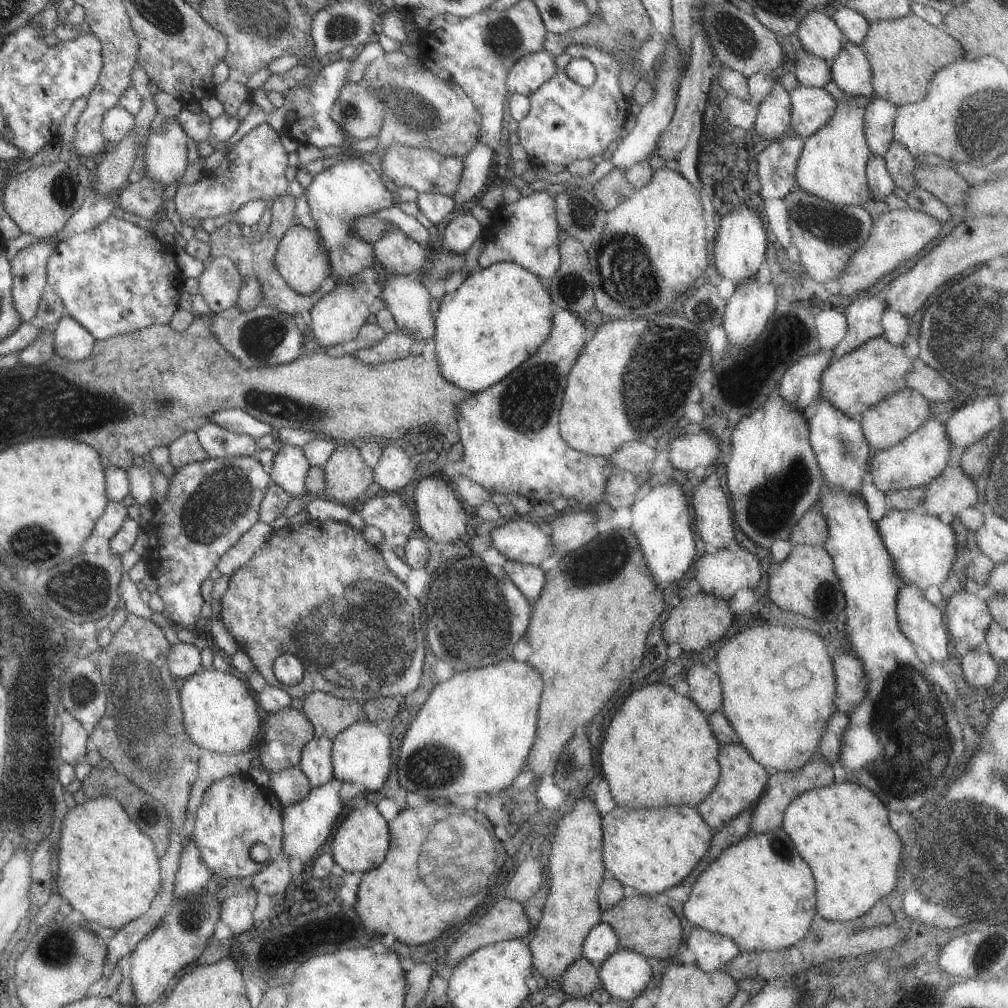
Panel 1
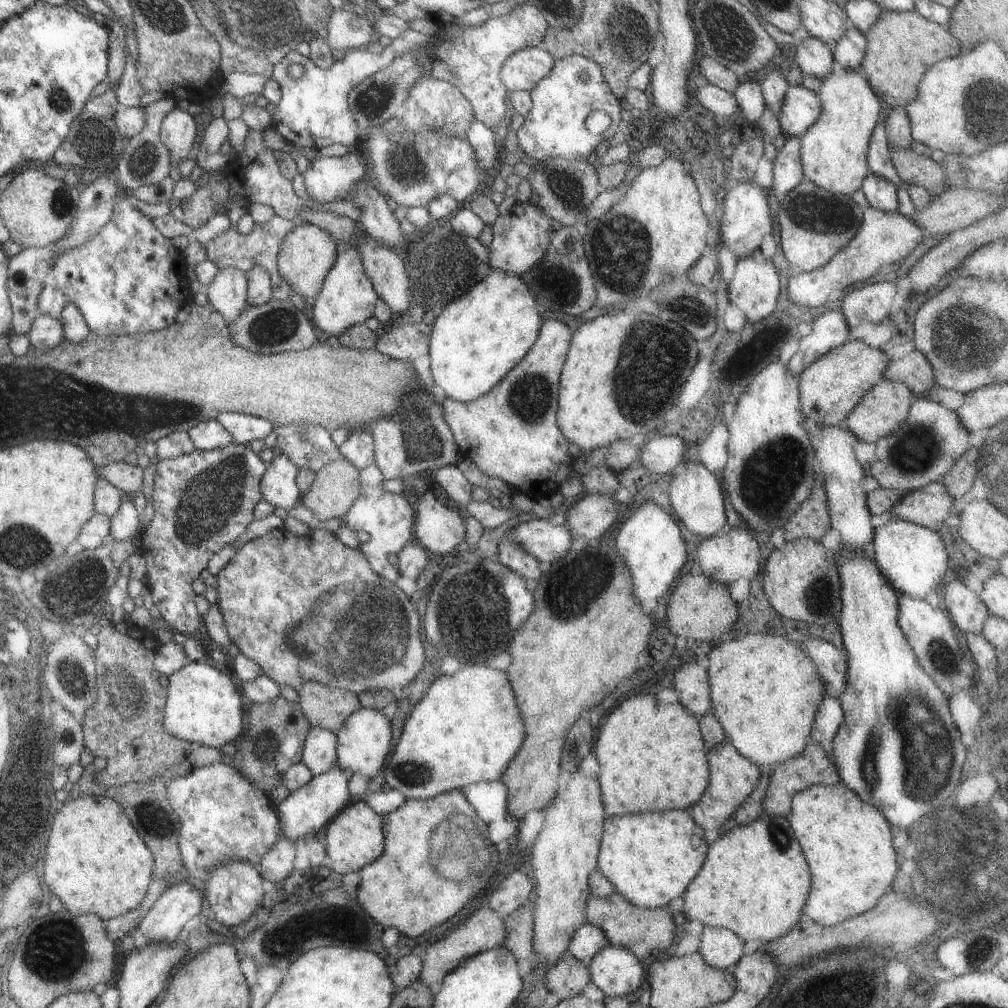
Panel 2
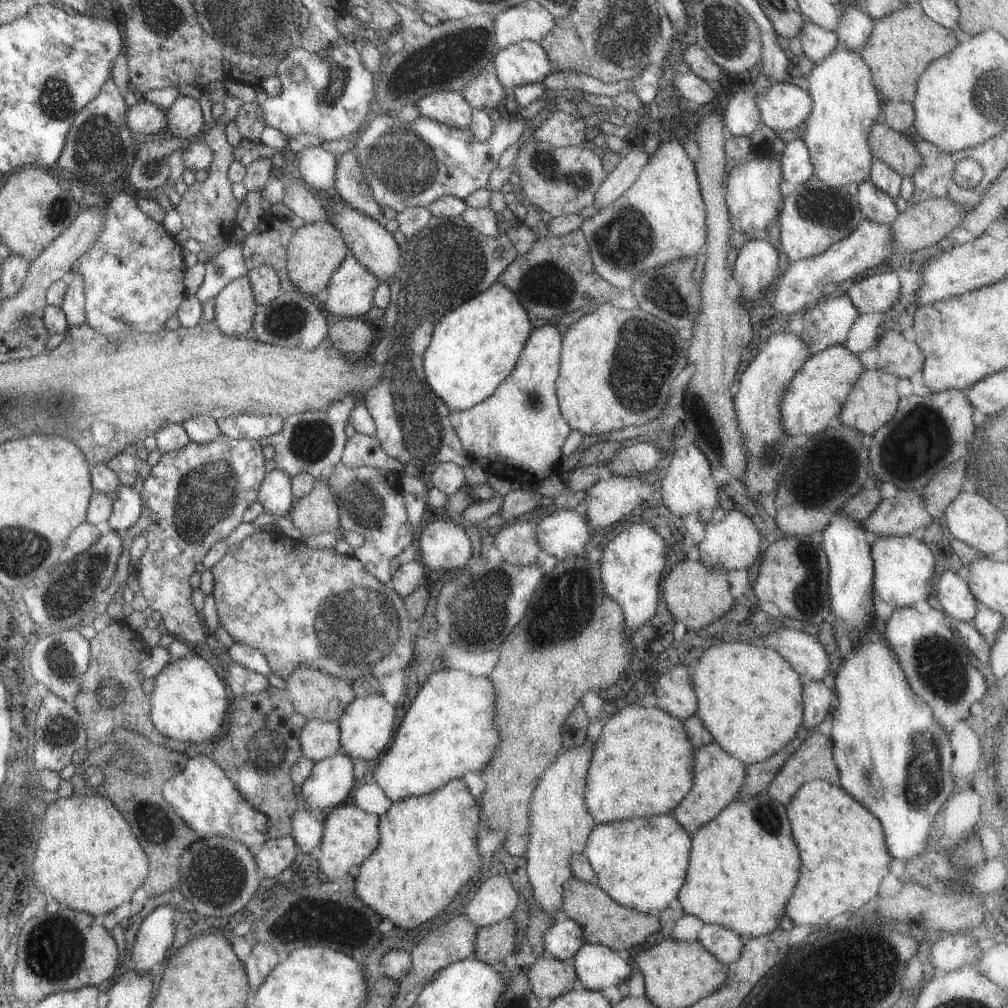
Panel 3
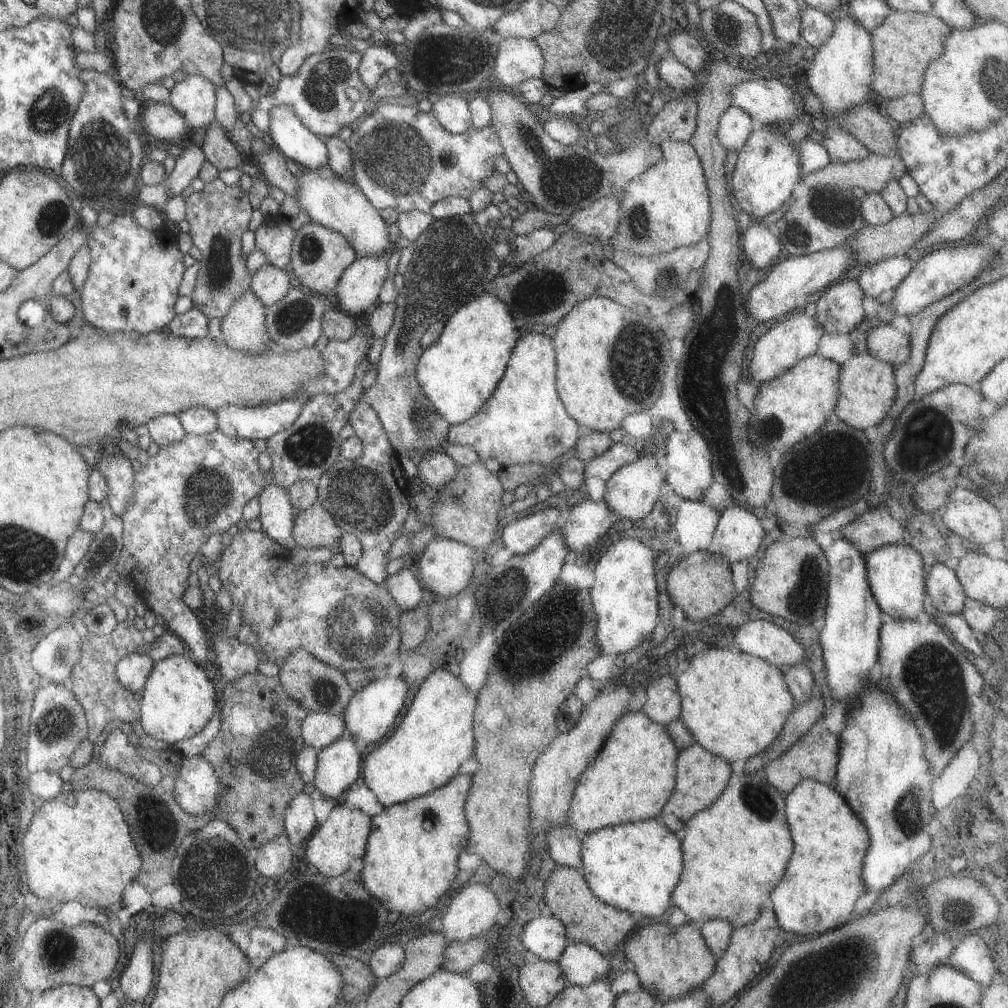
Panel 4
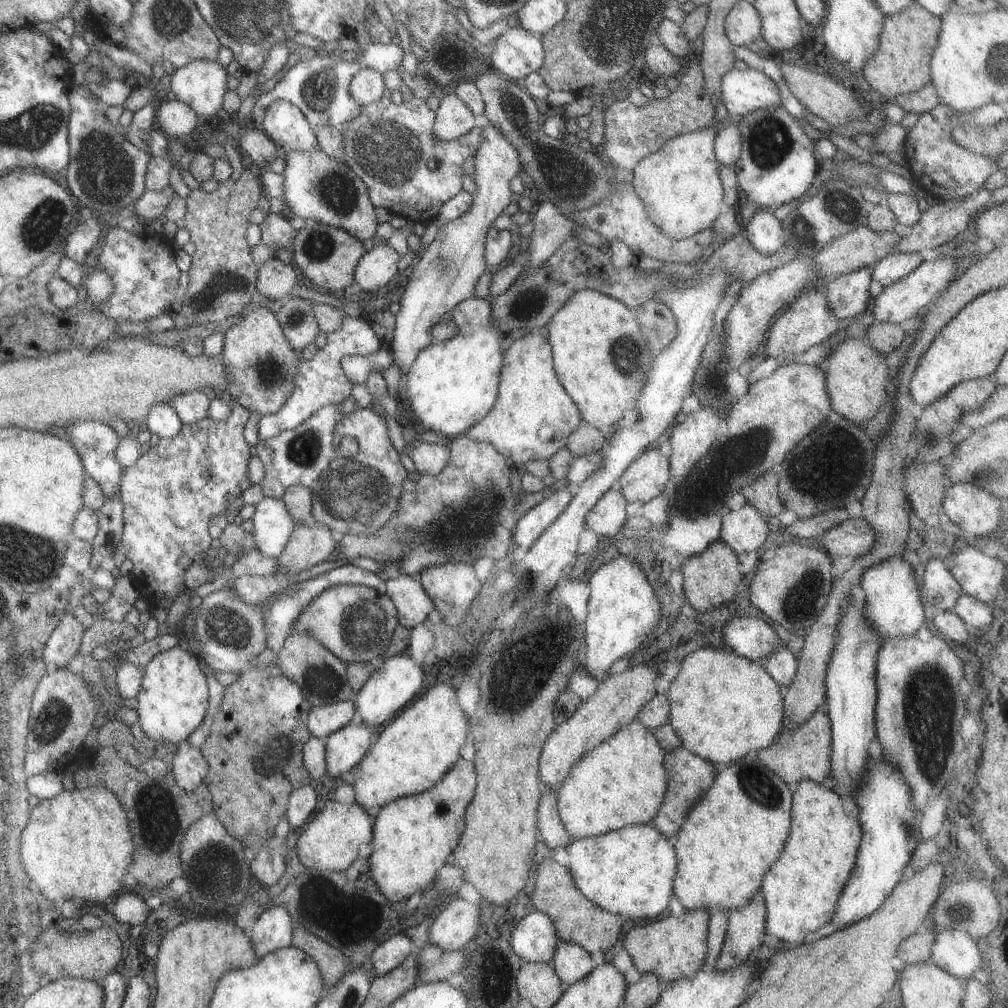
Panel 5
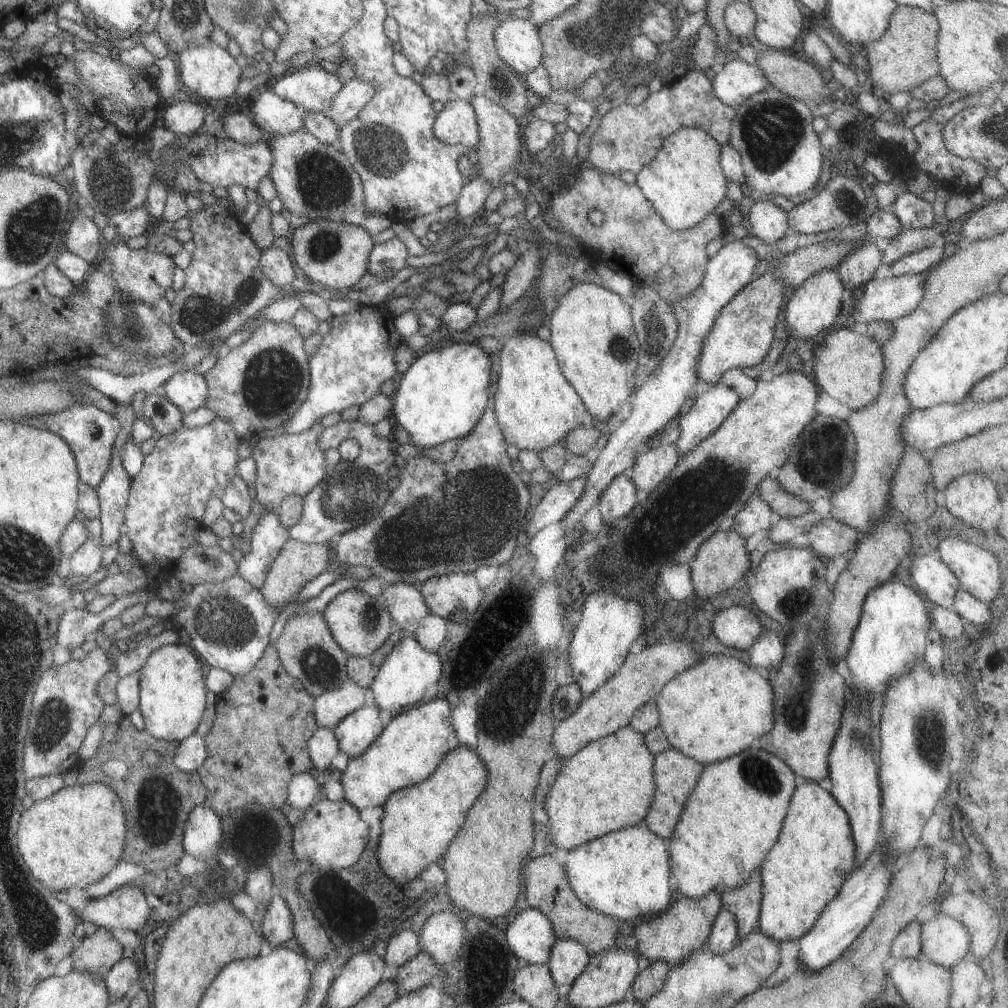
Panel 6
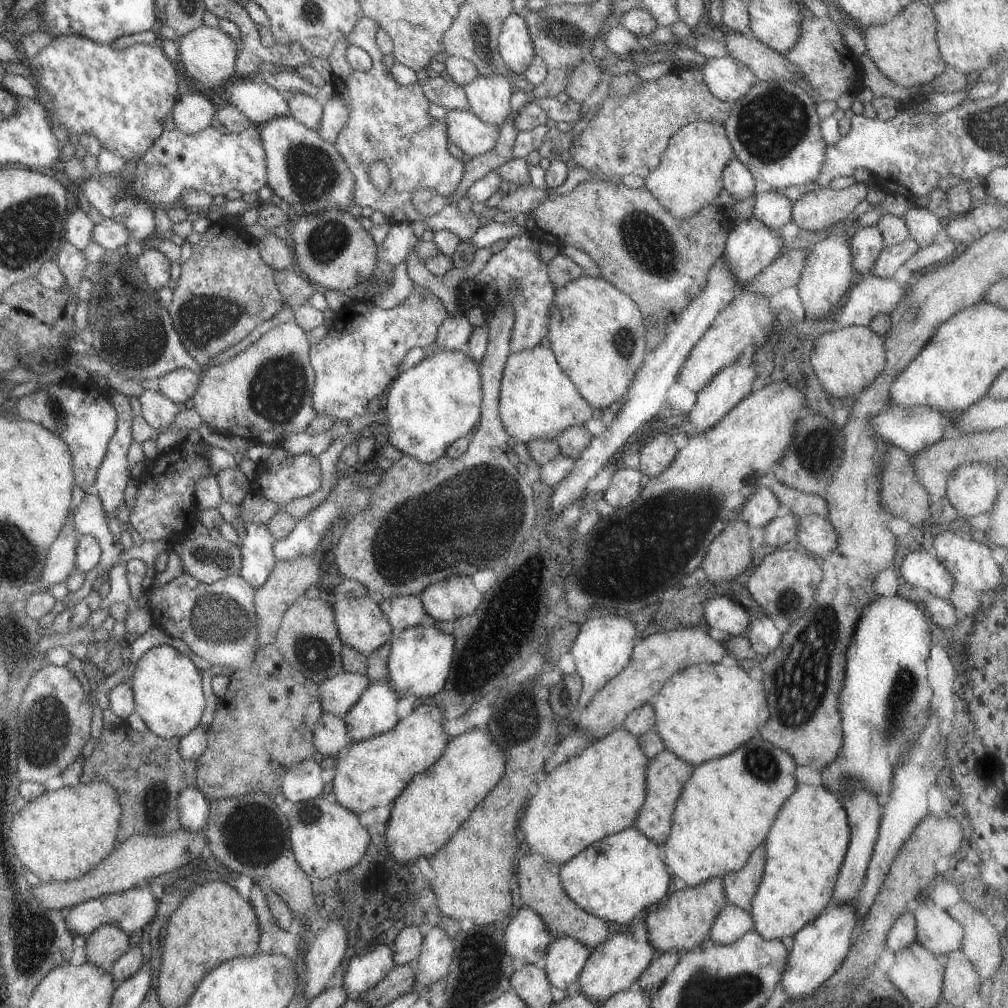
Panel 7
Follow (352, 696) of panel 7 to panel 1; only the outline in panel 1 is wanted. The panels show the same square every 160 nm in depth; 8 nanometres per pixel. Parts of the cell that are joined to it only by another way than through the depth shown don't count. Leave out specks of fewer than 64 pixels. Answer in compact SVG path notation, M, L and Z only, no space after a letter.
M314 736L300 752L297 766L305 775L311 789L332 779L331 745L331 739Z

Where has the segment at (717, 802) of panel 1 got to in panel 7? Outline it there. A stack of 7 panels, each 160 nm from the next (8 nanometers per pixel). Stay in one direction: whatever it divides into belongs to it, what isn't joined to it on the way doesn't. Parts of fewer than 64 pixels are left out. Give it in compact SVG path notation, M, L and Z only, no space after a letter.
M654 726L638 736L637 742L648 763L644 772L645 798L632 826L658 845L667 838L677 797L694 766L665 750Z

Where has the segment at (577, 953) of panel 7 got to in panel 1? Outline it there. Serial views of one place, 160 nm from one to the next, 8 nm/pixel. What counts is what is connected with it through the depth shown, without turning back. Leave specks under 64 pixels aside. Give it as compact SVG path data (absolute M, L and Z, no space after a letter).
M617 948L597 971L600 986L613 999L632 1001L650 982L651 967L643 955Z

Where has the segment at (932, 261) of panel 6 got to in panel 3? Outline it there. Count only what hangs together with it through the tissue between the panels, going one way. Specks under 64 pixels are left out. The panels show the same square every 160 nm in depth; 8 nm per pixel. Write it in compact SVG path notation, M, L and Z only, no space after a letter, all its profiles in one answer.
M892 269L851 281L845 294L859 313L884 313L897 302L899 283L897 269Z

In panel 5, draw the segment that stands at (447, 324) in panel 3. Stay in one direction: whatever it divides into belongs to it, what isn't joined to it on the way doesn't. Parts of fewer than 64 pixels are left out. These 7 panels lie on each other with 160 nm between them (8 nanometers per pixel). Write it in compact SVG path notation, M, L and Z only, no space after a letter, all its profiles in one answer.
M470 297L449 310L451 321L457 326L457 332L447 340L429 344L423 348L413 363L407 368L405 382L406 414L408 419L414 418L425 429L433 430L436 434L451 440L463 435L463 431L474 426L493 406L501 369L502 351L499 346L503 335L491 326L490 302Z

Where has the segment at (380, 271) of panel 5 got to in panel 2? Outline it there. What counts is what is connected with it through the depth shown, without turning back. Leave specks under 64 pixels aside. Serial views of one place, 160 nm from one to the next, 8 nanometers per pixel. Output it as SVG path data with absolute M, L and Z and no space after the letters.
M339 241L337 243L339 245L346 243L350 245L350 248L336 254L311 308L311 318L315 328L333 336L339 336L350 326L365 322L372 316L375 301L378 299L373 285L363 270L356 248L351 245L351 242Z

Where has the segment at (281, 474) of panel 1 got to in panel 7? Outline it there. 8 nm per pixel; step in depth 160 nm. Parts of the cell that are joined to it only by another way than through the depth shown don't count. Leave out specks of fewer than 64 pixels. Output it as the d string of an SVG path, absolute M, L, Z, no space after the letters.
M244 524L245 538L240 545L239 576L255 590L265 582L276 563L272 548L276 540L264 524Z

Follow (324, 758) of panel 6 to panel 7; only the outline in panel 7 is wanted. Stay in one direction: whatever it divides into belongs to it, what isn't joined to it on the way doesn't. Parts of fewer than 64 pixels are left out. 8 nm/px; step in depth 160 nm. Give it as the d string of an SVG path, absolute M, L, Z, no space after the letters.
M321 713L312 728L314 750L323 758L335 757L336 752L347 745L347 731L342 718Z

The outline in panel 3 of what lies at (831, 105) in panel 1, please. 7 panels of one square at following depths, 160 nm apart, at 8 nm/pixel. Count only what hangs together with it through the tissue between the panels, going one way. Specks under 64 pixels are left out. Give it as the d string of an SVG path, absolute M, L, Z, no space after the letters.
M790 81L773 83L763 92L754 96L760 112L760 122L775 130L797 130L811 110L811 97L807 91Z

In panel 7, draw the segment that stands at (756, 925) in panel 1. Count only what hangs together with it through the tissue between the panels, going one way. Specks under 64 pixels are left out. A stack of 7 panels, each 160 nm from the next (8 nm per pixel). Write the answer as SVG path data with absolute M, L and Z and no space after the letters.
M758 735L750 738L745 742L745 744L738 746L734 751L731 751L729 754L722 756L721 758L708 760L695 765L689 775L689 778L685 781L674 806L670 831L668 832L667 838L664 840L666 854L664 865L669 868L675 878L683 880L687 887L694 887L695 885L701 884L710 878L721 878L728 872L735 872L736 870L739 870L746 863L751 852L764 842L771 823L775 820L775 816L777 816L777 813L779 812L779 808L783 806L787 797L793 792L793 789L797 784L794 777L795 767L796 764L793 762L793 759L789 754L779 750L776 746L769 744L767 741L764 741Z

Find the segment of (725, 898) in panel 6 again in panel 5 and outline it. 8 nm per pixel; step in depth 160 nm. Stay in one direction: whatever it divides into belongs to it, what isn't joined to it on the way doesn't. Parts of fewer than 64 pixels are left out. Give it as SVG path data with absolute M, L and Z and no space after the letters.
M757 890L743 908L727 908L725 911L728 916L725 940L723 940L719 956L712 962L719 970L729 970L729 968L739 966L748 955L757 951L765 936L765 908L761 890Z

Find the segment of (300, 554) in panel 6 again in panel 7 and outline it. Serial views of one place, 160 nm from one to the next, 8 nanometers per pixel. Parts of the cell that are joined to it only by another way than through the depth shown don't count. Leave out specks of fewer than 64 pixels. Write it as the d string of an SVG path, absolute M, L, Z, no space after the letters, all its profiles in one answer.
M318 551L309 555L299 555L293 560L276 562L265 579L254 590L252 605L256 618L256 648L265 646L274 641L277 629L280 625L280 618L284 610L296 599L305 593L311 584L319 587L319 580L323 573L319 569L322 552Z

